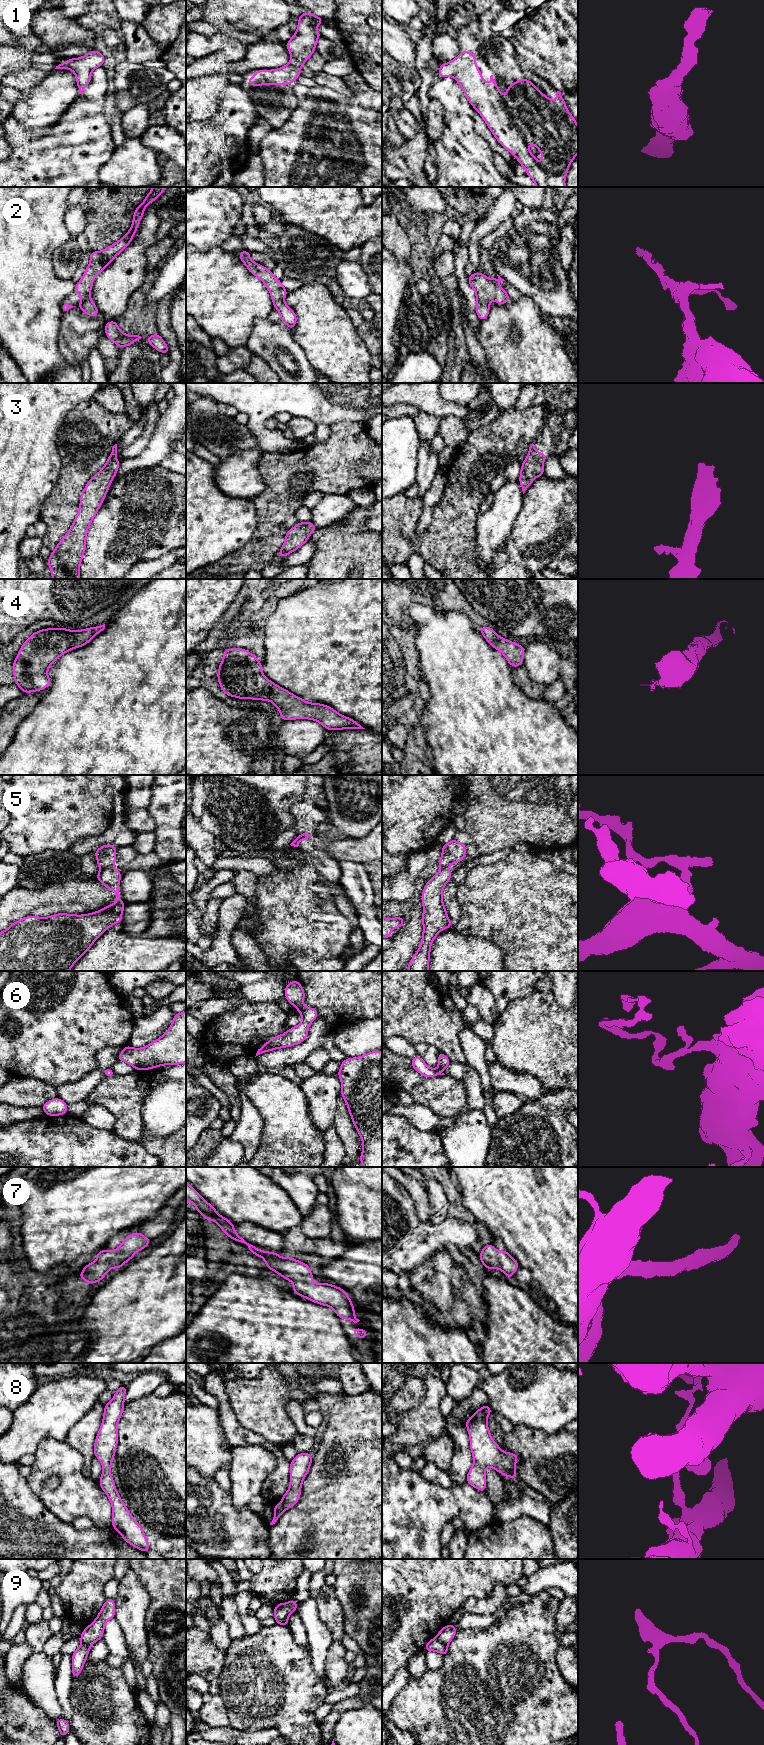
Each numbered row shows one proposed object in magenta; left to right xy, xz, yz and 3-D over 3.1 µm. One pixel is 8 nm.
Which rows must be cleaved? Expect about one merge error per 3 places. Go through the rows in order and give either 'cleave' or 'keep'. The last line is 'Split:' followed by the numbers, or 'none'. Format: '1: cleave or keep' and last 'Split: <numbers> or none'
1: keep
2: keep
3: keep
4: keep
5: cleave
6: keep
7: keep
8: keep
9: cleave
Split: 5, 9

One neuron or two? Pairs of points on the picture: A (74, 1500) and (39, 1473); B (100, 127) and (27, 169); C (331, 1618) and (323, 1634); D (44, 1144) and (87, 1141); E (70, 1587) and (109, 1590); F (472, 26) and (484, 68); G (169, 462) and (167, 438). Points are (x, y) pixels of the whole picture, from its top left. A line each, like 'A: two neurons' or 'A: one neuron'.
A: one neuron
B: one neuron
C: two neurons
D: one neuron
E: two neurons
F: one neuron
G: two neurons

